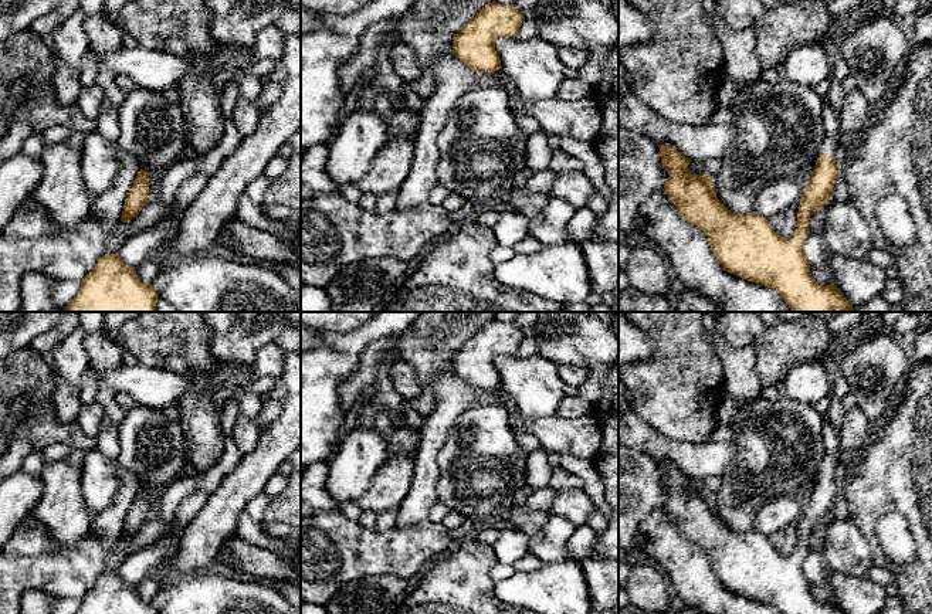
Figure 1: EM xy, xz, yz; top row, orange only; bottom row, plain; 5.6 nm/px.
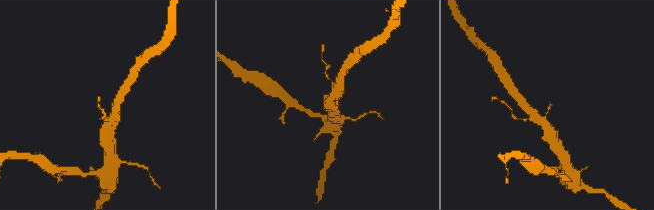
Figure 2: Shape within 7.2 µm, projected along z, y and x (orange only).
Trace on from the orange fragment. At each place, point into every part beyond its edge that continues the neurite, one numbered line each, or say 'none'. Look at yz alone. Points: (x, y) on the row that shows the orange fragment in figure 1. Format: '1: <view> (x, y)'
1: yz (831, 119)

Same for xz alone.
1: xz (450, 204)

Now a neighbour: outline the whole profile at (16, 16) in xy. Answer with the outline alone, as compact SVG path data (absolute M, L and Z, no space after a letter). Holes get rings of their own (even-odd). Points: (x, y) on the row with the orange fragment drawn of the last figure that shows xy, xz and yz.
M0 0L0 41L30 28L34 20L51 13L61 0Z

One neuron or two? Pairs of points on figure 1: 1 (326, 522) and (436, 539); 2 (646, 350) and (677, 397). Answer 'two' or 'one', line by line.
1: one
2: two

